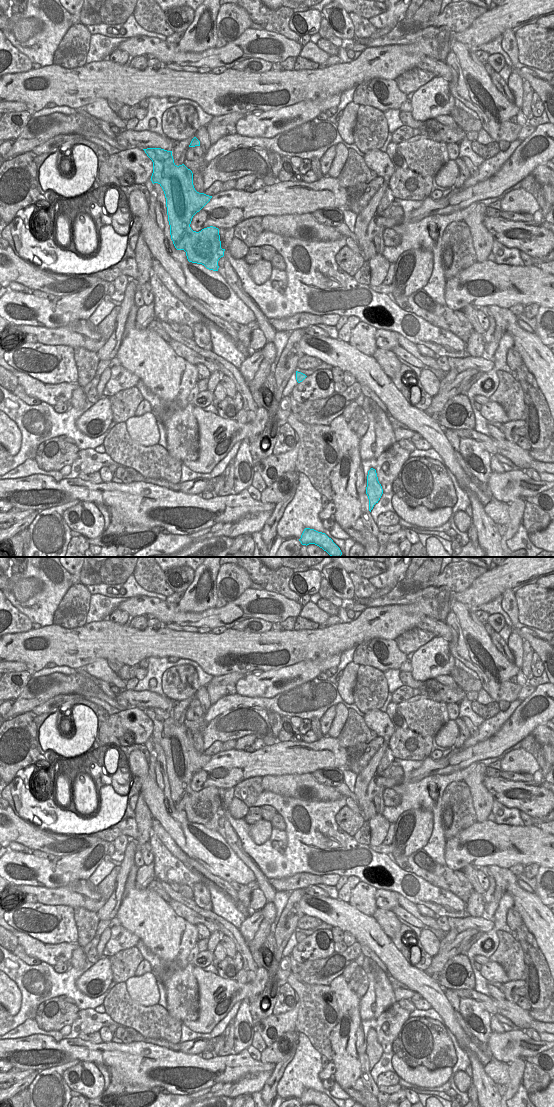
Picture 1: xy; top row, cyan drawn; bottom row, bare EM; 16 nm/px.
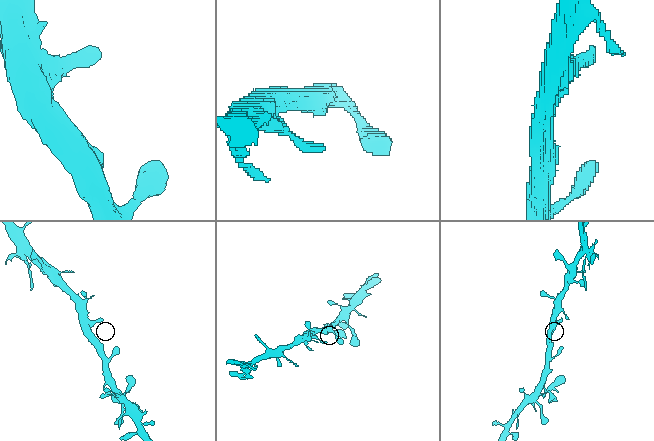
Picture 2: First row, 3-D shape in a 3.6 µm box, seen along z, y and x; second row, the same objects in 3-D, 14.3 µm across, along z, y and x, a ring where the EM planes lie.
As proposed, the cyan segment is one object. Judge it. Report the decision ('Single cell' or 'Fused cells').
Single cell.

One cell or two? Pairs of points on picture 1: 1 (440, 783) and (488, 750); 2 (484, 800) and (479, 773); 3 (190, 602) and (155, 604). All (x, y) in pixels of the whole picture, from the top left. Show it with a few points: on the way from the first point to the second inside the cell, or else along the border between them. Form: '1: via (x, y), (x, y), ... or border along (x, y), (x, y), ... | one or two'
1: border along (480, 759), (464, 768), (436, 775) | two
2: via (479, 793), (479, 780) | one
3: border along (176, 605), (181, 611), (198, 613) | two

